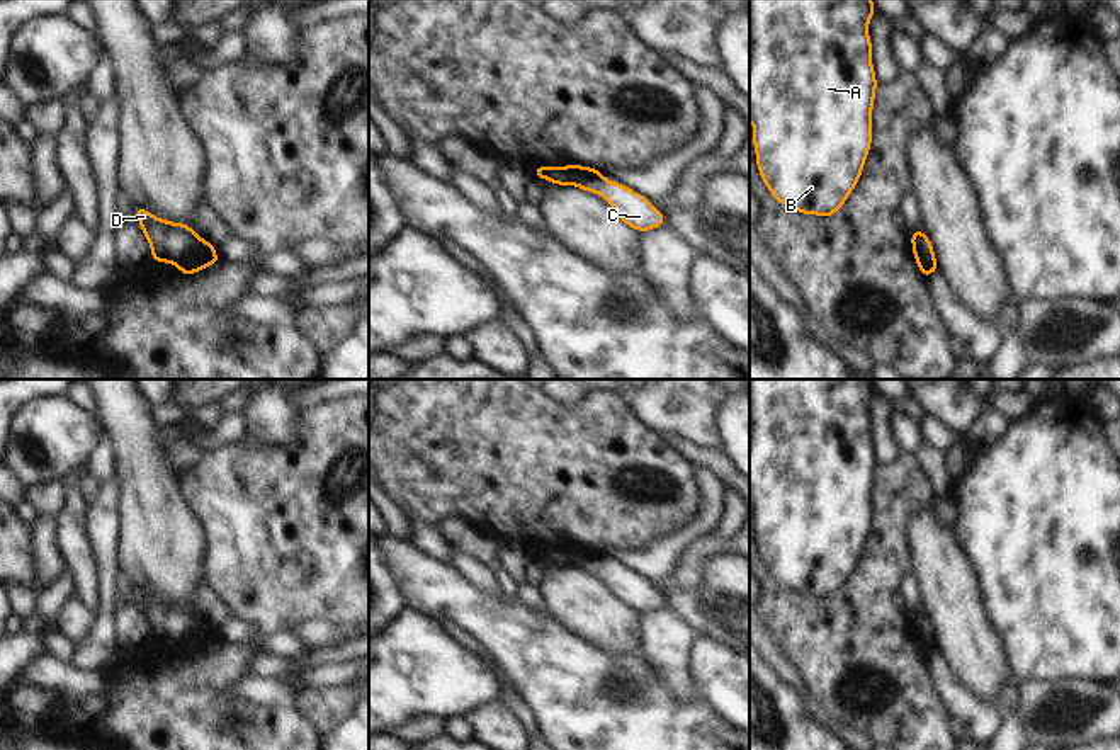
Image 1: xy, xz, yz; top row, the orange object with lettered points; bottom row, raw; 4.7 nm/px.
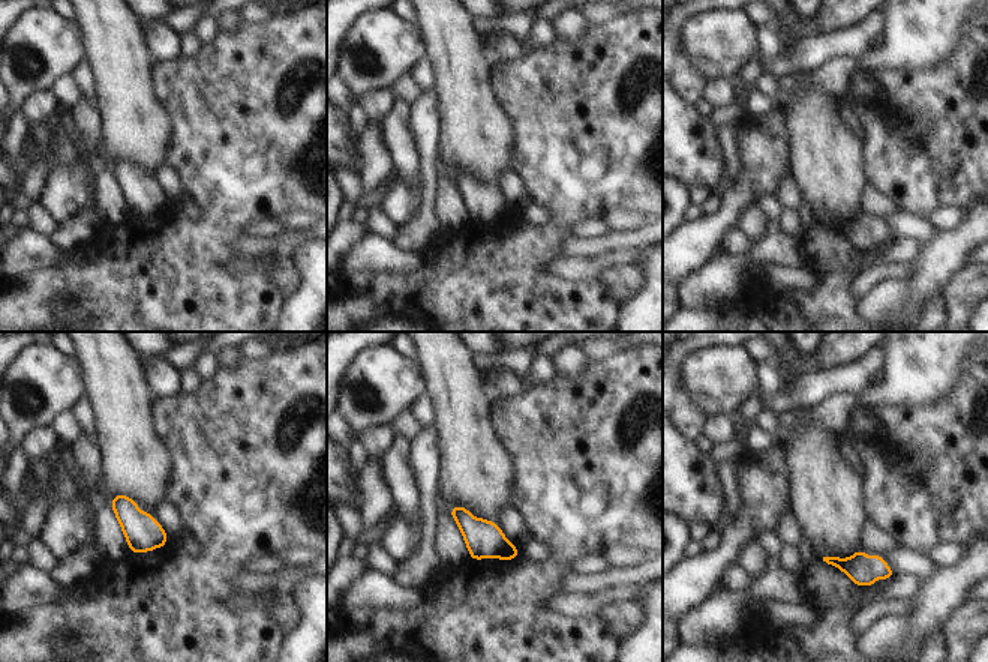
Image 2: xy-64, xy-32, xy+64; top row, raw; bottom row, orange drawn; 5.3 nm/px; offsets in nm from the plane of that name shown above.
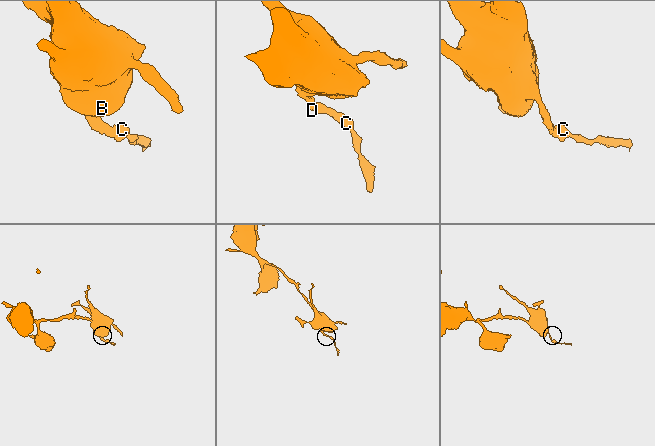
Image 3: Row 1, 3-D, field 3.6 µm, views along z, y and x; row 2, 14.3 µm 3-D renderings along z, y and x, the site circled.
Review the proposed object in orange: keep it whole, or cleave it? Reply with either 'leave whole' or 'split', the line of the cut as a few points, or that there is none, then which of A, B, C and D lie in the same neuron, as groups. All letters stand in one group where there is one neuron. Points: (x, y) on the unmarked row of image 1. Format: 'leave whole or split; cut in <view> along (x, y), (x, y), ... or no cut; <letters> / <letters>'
split; cut in xy along (201, 619), (197, 638), (186, 642), (179, 648); A B D / C

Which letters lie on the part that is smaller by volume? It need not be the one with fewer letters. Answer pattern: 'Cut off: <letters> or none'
Cut off: C

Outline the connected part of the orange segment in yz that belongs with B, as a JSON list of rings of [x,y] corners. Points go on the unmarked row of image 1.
[[[749,379],[749,503],[756,549],[772,578],[799,595],[833,597],[862,558],[879,466],[868,417],[874,396],[872,379]]]

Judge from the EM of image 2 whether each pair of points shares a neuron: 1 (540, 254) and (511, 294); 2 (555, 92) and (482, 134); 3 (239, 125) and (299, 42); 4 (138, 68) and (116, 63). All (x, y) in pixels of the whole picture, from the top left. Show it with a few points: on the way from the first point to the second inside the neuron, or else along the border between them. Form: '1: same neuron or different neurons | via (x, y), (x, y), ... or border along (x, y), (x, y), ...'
1: same neuron | via (529, 264), (511, 284)
2: different neurons | border along (491, 87), (495, 102), (508, 122), (510, 153)
3: same neuron | via (260, 104), (275, 89), (279, 75), (291, 63)
4: same neuron | via (132, 68), (122, 68)

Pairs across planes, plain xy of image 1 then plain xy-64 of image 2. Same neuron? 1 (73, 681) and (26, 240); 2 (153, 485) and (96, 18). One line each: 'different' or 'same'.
1: same
2: same

